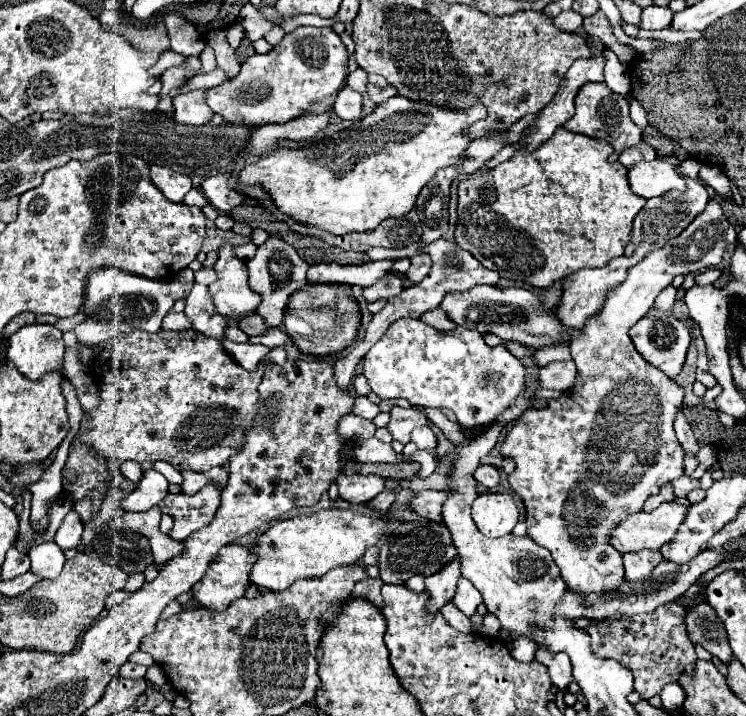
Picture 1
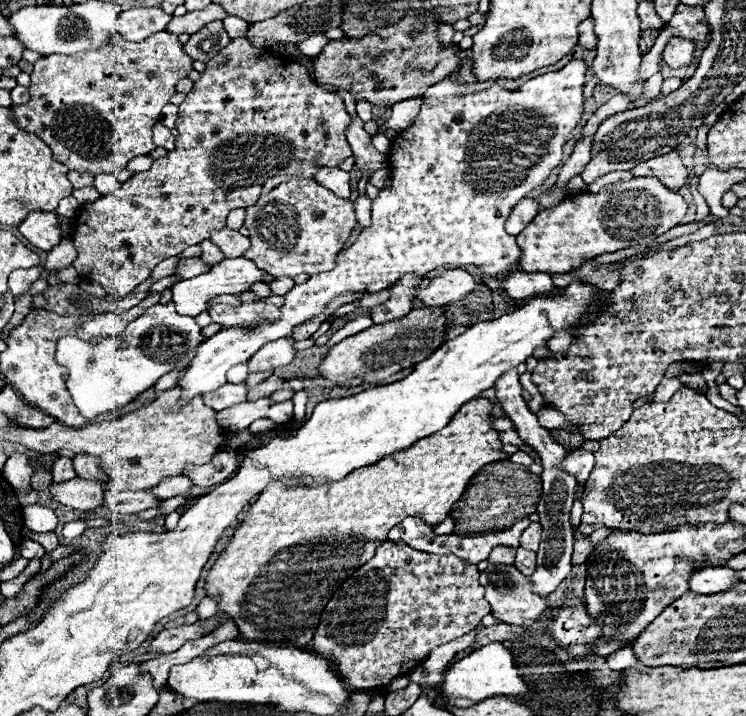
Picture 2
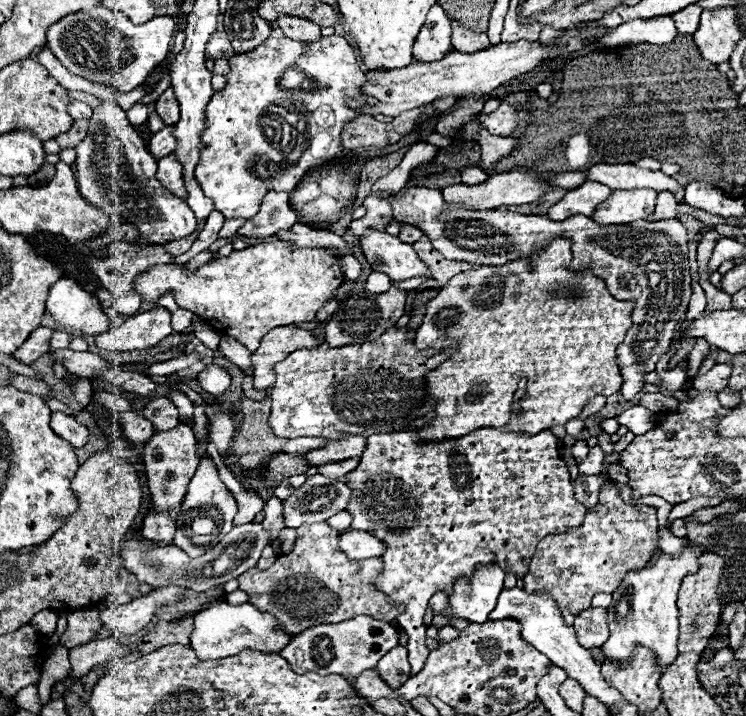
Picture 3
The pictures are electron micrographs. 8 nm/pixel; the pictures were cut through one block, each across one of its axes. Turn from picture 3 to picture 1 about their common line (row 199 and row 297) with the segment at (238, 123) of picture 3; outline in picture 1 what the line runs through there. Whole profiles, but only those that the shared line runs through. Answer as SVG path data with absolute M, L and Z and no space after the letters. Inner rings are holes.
M232 244L218 248L218 262L214 264L218 280L210 284L210 296L216 312L224 318L238 320L258 310L262 296L248 286L246 262L234 256Z

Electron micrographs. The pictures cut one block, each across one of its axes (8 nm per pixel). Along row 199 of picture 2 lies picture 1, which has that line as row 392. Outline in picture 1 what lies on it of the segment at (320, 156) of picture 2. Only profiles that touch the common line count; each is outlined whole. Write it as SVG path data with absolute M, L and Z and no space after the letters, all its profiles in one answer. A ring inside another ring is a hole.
M196 330L168 332L130 332L128 336L118 336L98 354L92 370L96 378L102 376L100 406L90 410L90 418L84 418L84 428L76 440L92 446L98 456L116 456L122 462L156 462L166 460L176 470L210 470L214 466L226 466L232 456L242 450L246 430L252 426L258 412L260 394L258 384L262 382L266 370L274 368L274 362L258 362L258 366L248 372L222 348L214 338L202 336Z

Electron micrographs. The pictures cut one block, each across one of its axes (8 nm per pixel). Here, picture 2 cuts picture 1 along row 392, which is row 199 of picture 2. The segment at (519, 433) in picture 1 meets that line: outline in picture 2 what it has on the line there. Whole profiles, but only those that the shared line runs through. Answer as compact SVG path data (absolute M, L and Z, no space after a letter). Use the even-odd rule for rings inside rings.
M634 176L626 182L604 186L596 194L580 192L570 198L572 200L562 200L552 210L542 210L524 232L516 236L522 250L520 272L568 274L600 254L652 242L678 226L688 208L680 194L664 188L654 176Z

